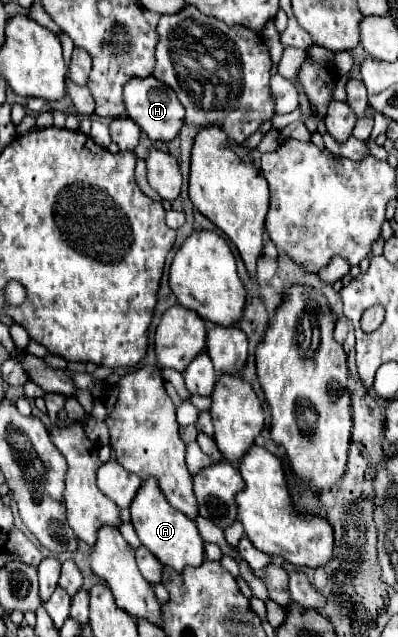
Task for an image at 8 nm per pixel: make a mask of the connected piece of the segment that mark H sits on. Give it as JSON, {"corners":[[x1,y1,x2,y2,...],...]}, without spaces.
{"corners":[[152,75,146,79,132,79,126,83,126,113,138,127,152,139,152,141,170,141,178,135,180,127,184,125,184,107,178,103,178,97,170,87,154,79]]}

